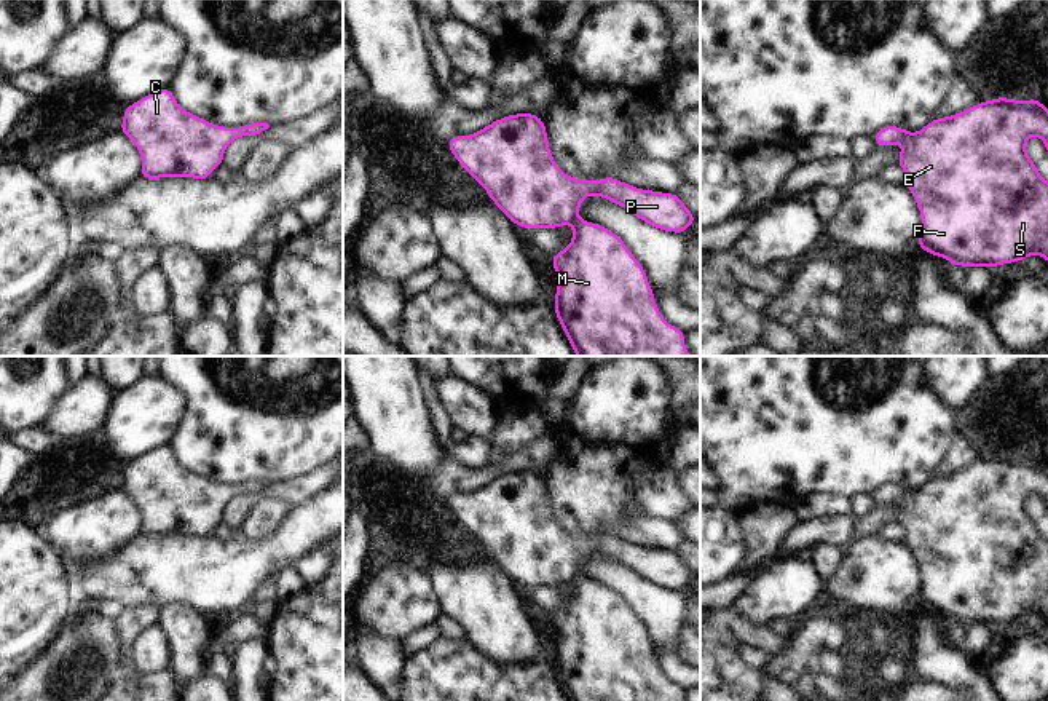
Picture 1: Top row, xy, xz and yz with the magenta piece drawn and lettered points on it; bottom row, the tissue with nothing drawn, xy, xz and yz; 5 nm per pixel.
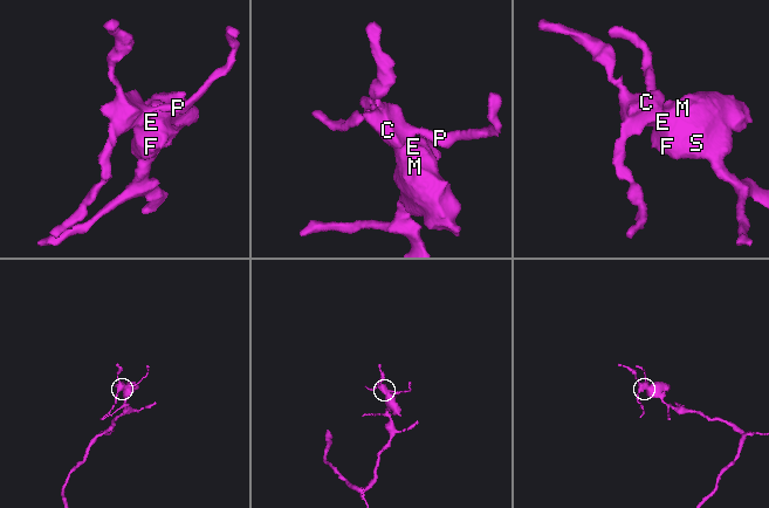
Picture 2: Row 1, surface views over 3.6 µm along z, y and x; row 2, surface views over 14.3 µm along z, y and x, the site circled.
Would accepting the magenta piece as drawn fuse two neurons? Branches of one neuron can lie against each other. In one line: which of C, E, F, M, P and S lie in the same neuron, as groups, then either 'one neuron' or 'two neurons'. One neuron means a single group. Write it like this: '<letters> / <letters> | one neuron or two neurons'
C E F M P S | one neuron

